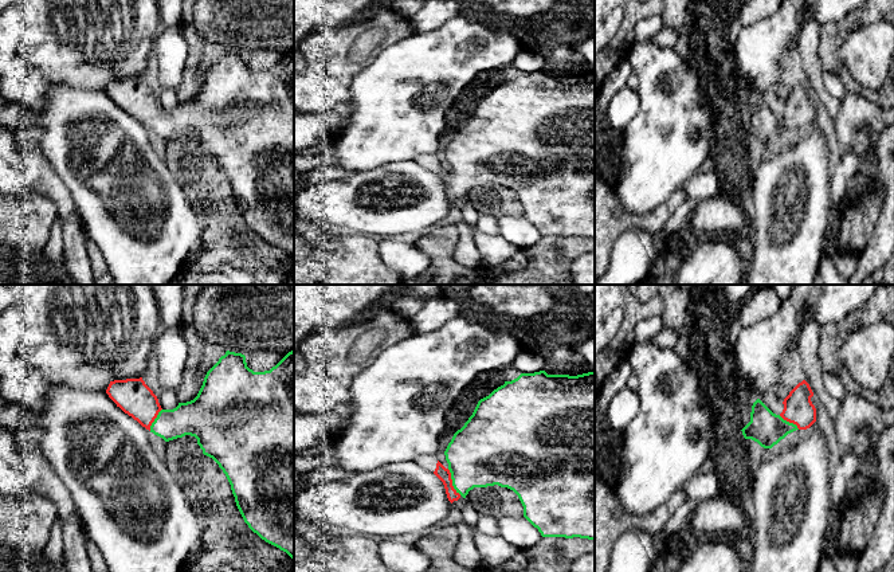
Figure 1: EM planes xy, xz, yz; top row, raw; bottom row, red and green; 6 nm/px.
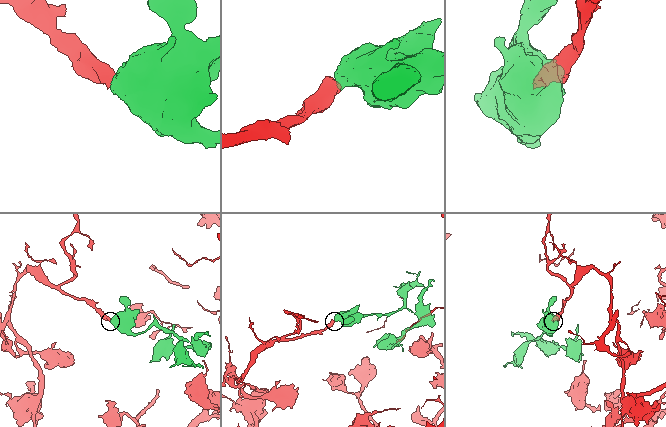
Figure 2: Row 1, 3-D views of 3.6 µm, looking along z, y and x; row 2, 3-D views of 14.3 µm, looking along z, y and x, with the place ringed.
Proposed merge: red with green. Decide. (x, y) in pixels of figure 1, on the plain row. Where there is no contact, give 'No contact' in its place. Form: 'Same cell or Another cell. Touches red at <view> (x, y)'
Same cell. Touches red at xz (451, 181)

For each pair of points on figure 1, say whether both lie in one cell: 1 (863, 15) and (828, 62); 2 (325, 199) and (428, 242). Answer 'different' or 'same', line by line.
1: same
2: different

